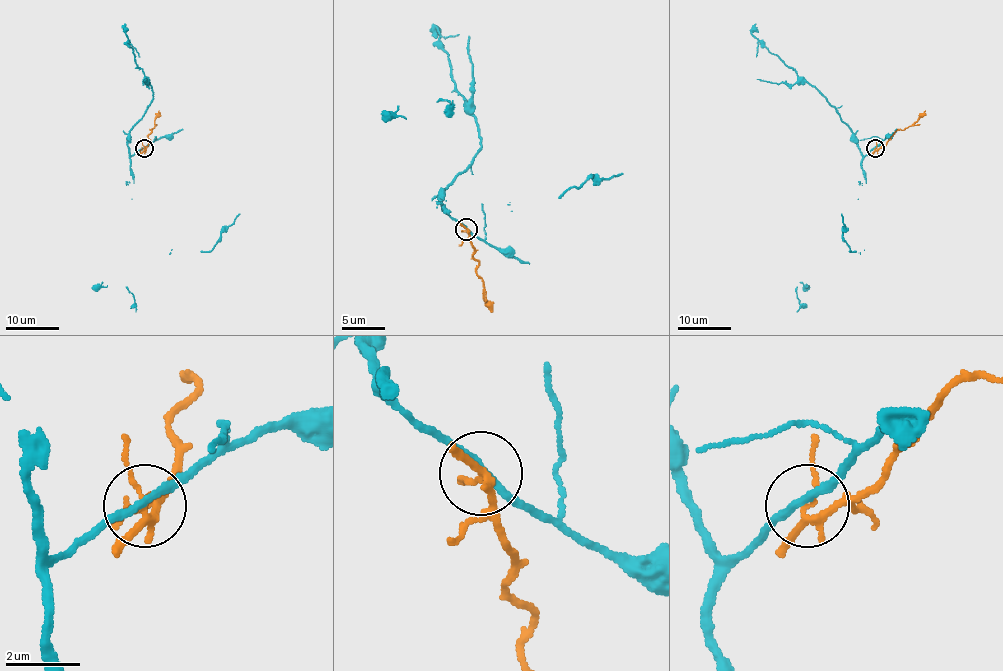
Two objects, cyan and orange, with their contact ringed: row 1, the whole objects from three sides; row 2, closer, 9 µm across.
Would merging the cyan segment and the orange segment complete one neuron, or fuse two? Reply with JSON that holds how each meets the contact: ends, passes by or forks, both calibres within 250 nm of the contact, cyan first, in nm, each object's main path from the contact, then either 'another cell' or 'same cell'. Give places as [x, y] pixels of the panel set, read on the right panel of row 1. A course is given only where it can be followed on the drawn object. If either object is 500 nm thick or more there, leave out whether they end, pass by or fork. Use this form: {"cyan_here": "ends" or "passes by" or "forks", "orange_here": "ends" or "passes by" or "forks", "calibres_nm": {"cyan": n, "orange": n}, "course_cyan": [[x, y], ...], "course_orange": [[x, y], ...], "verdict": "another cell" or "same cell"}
{"cyan_here": "passes by", "orange_here": "forks", "calibres_nm": {"cyan": 200, "orange": 150}, "course_cyan": [[876, 148], [861, 164], [864, 177], [858, 185], [864, 250], [807, 304], [799, 303], [797, 287]], "course_orange": [[876, 148], [882, 148], [897, 130], [910, 126], [925, 111]], "verdict": "another cell"}

